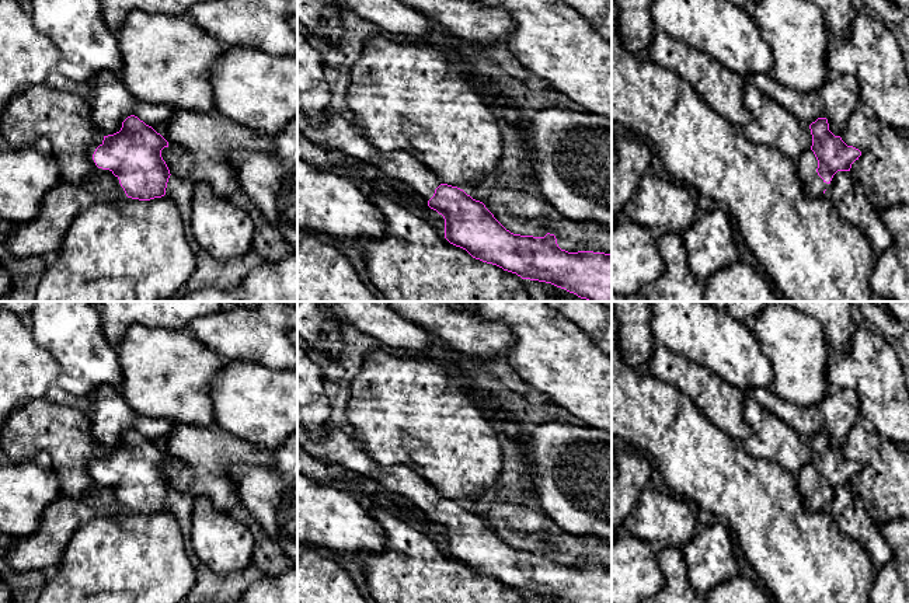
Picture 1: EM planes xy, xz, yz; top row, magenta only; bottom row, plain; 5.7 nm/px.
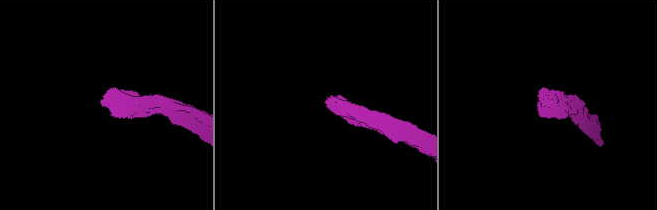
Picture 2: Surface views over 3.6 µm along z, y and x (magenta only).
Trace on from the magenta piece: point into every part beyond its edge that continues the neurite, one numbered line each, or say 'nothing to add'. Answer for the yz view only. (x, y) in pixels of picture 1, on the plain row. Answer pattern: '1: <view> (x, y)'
1: yz (807, 477)

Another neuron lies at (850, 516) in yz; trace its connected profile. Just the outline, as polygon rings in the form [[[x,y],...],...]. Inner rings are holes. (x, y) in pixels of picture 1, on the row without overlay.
[[[837,485],[828,498],[825,508],[839,529],[867,551],[875,571],[881,569],[894,557],[880,524],[857,502],[850,485]]]

